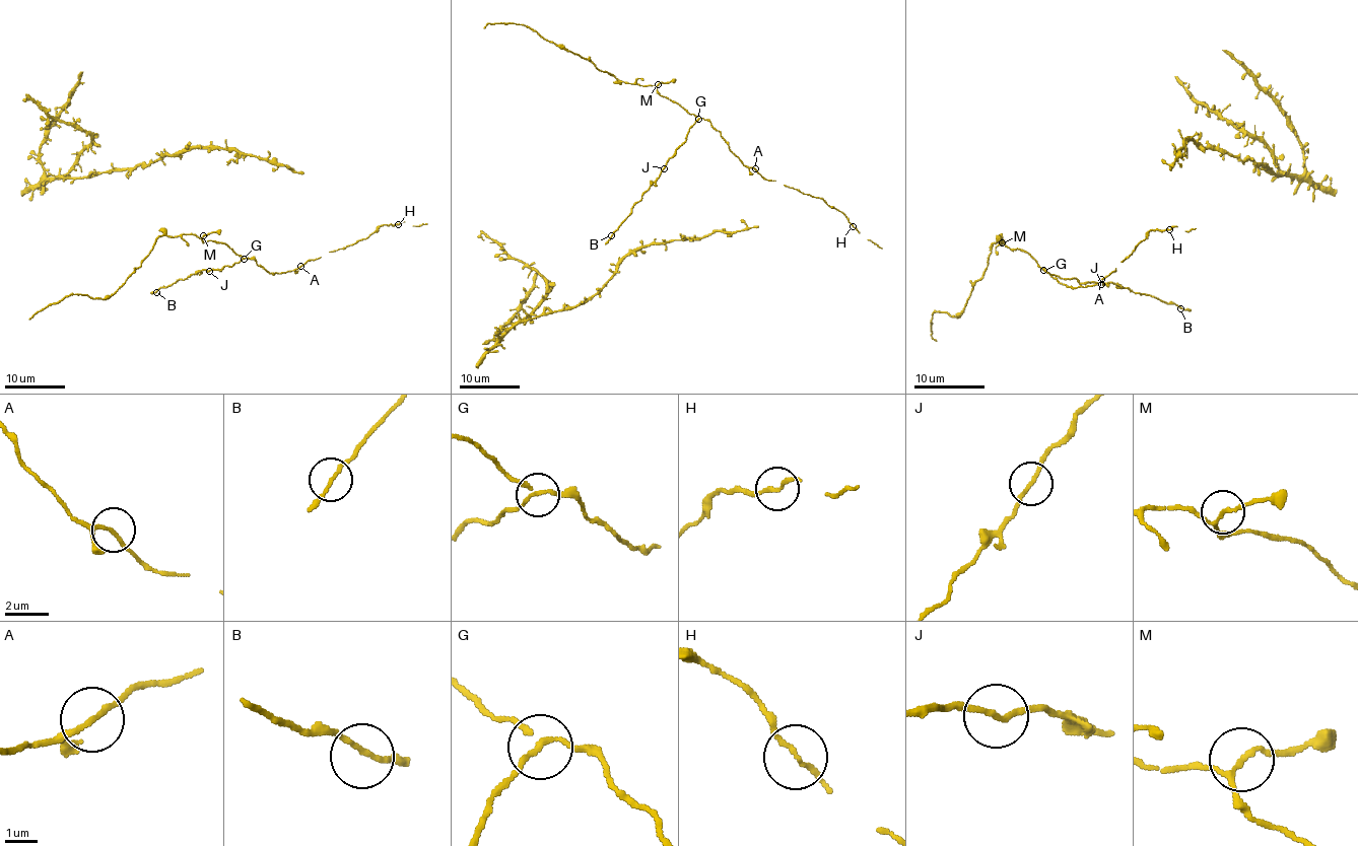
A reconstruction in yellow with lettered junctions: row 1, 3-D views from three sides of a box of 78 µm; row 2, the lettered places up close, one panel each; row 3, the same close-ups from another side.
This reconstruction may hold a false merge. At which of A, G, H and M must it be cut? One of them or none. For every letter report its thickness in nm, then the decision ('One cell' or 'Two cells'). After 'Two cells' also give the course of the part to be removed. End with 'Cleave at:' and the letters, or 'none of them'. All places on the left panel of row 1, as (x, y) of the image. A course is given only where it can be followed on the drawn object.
A: Thickness 160 nm. One cell
G: Thickness 140 nm. Two cells. Course of the part to remove: (244, 259), (221, 269), (198, 271), (150, 293)
H: Thickness 150 nm. One cell
M: Thickness 130 nm. One cell
Cleave at: G

